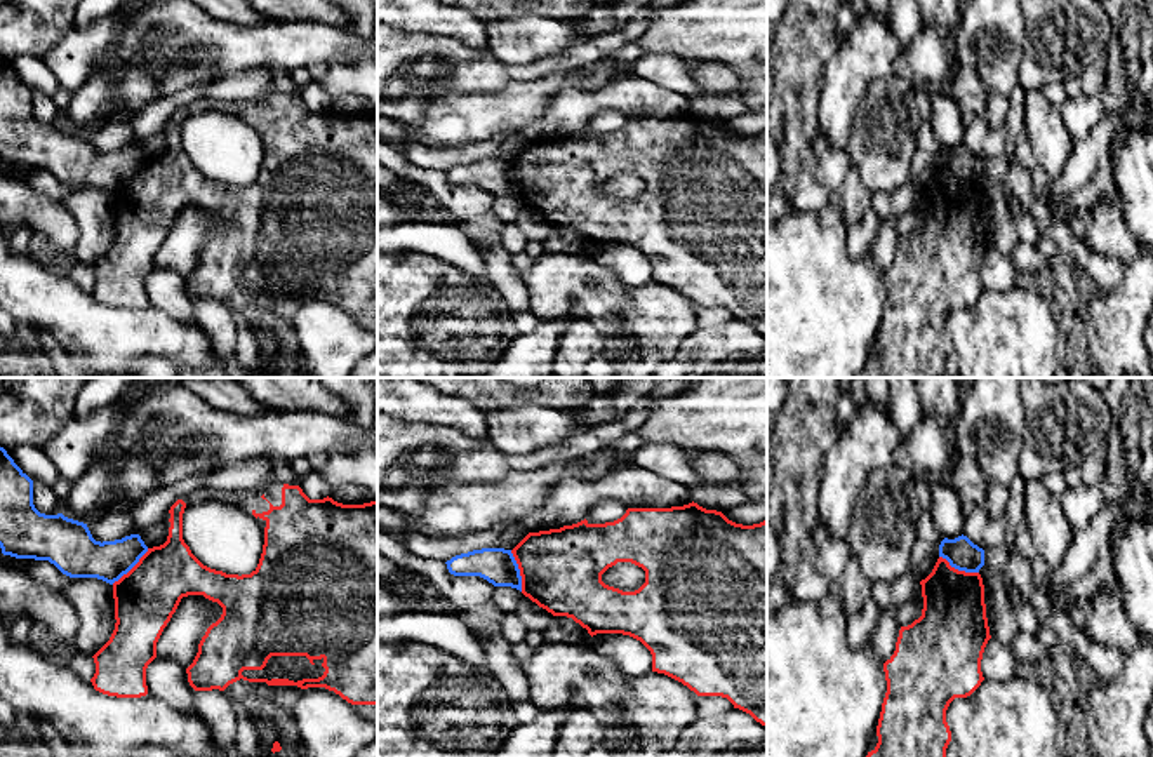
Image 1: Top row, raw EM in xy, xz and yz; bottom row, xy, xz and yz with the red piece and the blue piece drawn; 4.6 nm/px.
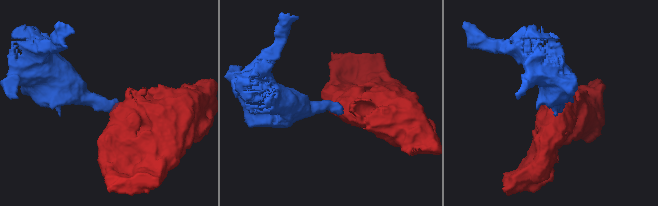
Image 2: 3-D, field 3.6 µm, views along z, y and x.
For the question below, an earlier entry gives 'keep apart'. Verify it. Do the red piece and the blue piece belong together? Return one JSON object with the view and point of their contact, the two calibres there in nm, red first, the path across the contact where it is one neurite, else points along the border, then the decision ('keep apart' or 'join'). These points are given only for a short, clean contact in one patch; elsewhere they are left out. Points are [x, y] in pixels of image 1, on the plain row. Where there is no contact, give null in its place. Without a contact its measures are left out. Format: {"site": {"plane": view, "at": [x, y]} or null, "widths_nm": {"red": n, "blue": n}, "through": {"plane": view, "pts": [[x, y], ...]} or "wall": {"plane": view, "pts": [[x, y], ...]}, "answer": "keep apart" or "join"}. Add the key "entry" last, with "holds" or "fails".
{"site": {"plane": "xz", "at": [520, 181]}, "widths_nm": {"red": 380, "blue": 170}, "wall": {"plane": "xz", "pts": [[510, 160], [519, 180], [522, 200]]}, "answer": "keep apart", "entry": "holds"}

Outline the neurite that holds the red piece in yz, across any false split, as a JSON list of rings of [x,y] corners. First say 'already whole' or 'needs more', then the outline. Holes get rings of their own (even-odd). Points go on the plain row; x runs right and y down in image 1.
already whole; [[[939,167],[920,195],[922,226],[901,237],[896,261],[883,273],[887,303],[876,336],[878,353],[859,378],[943,378],[951,352],[946,320],[955,308],[970,306],[984,291],[981,270],[991,245],[981,184],[958,181]]]

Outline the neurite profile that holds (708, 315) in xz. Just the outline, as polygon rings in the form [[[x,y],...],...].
[[[697,306],[697,320],[701,327],[722,325],[732,320],[734,315],[722,306]]]

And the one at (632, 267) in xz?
[[[596,244],[591,247],[591,252],[602,266],[614,270],[617,277],[631,287],[652,282],[650,261],[630,245]]]

